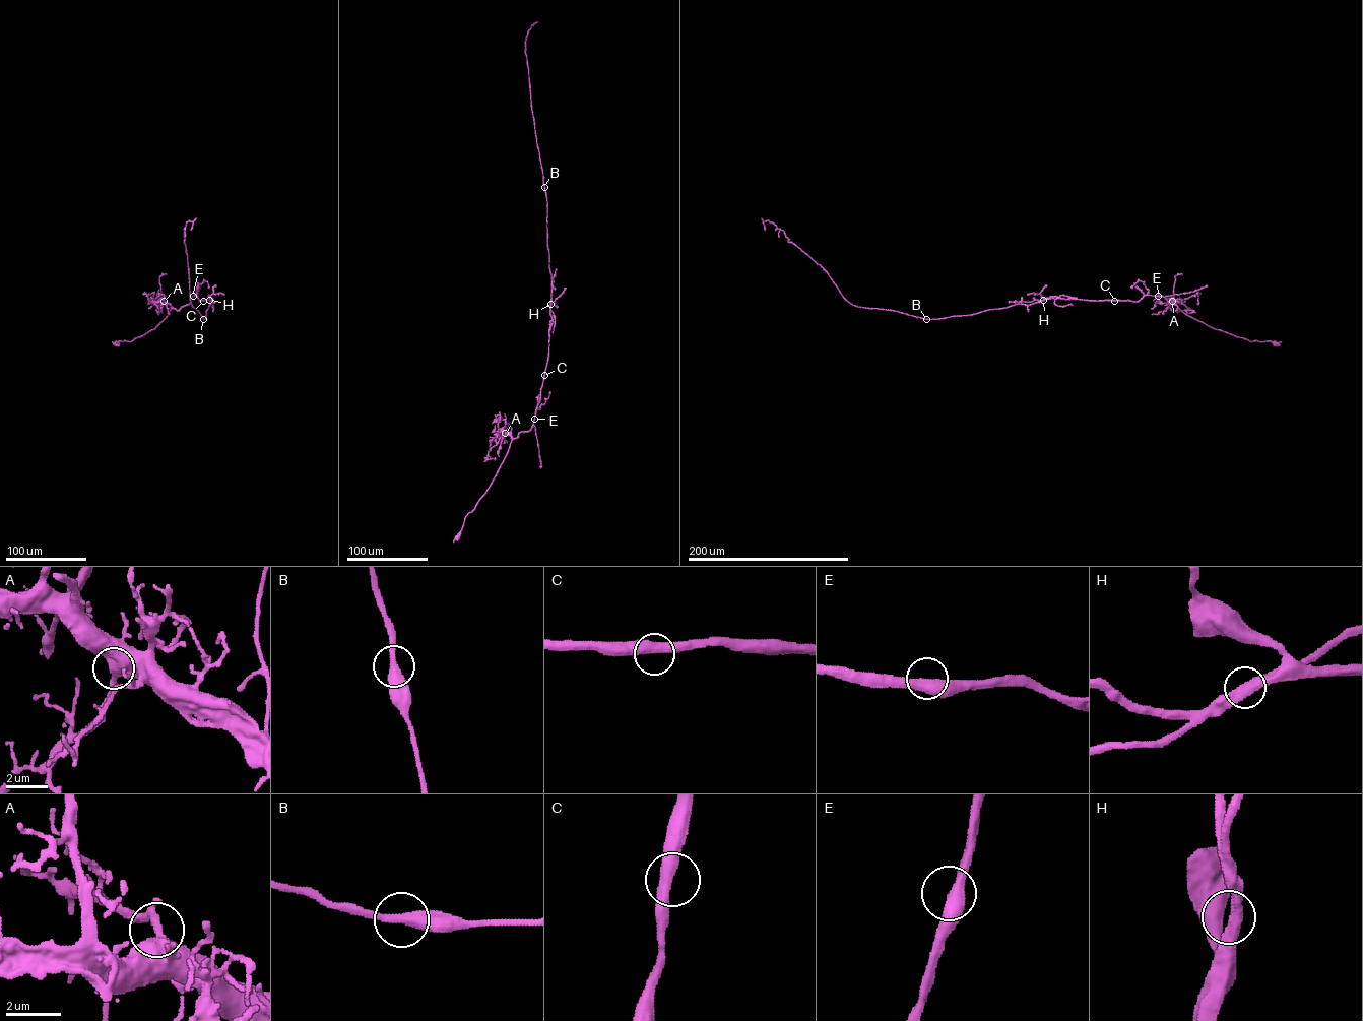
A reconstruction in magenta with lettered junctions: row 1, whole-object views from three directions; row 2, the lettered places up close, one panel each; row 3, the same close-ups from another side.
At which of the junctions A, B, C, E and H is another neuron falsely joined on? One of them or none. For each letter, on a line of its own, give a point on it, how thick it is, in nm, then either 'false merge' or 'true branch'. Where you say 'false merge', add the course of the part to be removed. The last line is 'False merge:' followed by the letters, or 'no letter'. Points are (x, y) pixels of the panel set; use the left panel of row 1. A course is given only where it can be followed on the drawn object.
A: (164, 301) | 440 nm | true branch
B: (203, 319) | 400 nm | true branch
C: (203, 301) | 460 nm | true branch
E: (193, 296) | 480 nm | true branch
H: (209, 300) | 440 nm | false merge | (209, 300), (211, 305), (203, 319), (190, 303), (184, 228), (189, 220), (193, 224), (191, 230)
False merge: H

